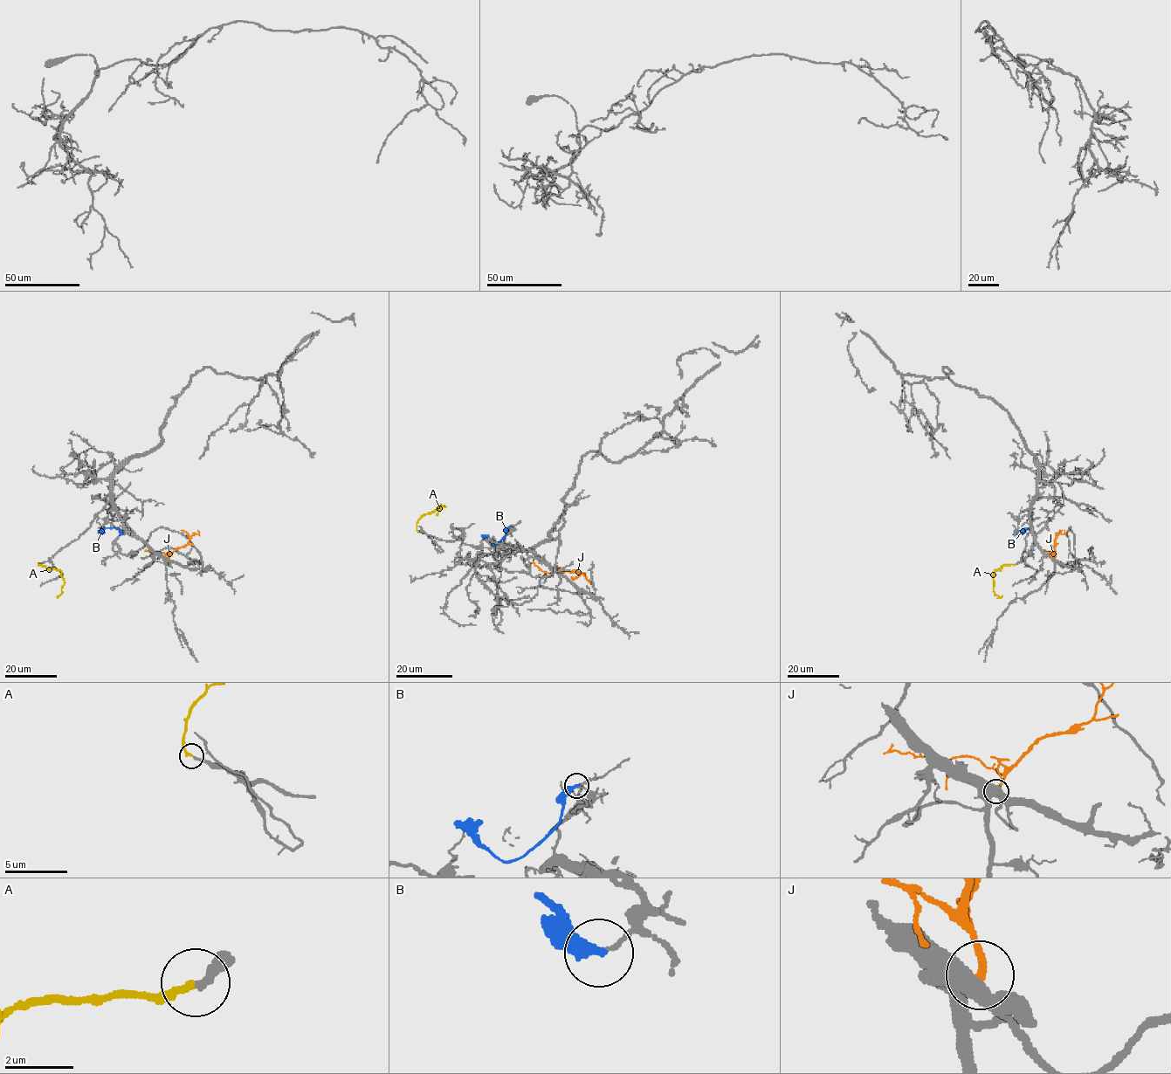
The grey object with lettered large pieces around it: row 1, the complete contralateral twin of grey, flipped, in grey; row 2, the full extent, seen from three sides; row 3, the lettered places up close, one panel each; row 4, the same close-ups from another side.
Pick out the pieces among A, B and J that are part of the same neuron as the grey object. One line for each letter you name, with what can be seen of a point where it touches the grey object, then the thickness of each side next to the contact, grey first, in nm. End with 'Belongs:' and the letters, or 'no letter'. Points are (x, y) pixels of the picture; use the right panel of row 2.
A: contact (1016, 563); calibres 220 and 200 nm
Belongs: A

